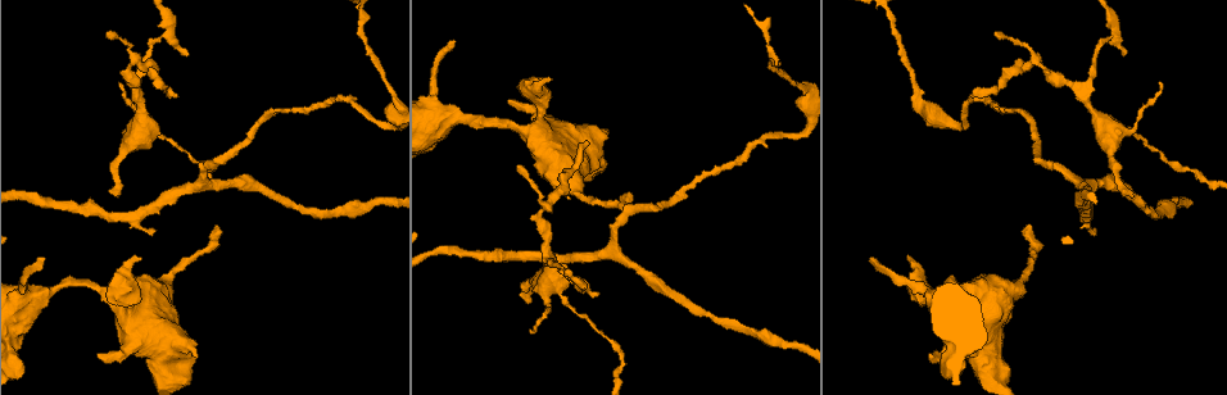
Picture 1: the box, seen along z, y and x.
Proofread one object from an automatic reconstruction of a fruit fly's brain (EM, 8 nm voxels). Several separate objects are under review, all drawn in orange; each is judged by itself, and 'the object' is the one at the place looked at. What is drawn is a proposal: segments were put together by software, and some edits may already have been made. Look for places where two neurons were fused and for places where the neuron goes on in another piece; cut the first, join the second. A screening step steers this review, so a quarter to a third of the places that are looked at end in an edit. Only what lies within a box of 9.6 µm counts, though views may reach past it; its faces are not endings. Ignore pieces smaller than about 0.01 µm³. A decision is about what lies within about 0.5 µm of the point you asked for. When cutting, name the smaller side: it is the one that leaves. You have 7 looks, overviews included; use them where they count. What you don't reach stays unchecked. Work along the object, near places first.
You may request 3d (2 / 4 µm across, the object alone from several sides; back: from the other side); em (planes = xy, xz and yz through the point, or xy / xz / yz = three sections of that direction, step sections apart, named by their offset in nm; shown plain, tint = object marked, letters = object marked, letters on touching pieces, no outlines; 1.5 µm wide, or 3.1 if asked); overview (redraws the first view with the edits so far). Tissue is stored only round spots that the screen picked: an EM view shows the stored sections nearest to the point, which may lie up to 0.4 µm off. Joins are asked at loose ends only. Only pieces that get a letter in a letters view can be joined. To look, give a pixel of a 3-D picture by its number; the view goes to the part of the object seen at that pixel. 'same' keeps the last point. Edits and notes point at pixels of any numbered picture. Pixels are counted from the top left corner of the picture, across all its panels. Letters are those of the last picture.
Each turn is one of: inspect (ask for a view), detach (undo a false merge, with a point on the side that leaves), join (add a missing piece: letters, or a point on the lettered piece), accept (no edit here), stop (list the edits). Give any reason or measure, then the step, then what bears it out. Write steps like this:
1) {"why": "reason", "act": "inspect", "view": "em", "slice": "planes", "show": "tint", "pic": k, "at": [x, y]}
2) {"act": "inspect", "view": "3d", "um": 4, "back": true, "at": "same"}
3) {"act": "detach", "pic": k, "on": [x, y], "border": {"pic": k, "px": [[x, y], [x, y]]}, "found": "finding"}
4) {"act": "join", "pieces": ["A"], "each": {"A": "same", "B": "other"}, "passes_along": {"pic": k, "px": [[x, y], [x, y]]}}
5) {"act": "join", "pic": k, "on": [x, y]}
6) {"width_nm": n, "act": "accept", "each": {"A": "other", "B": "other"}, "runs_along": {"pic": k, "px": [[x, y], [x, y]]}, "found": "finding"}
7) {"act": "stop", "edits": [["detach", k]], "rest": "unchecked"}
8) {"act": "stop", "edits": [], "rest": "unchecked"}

{"why": "an open end", "act": "inspect", "view": "em", "slice": "yz", "step": 8, "show": "letters", "pic": 1, "at": [585, 140]}

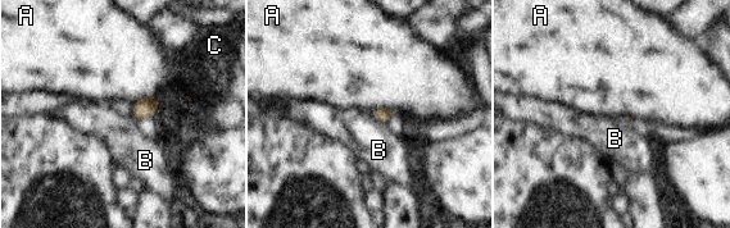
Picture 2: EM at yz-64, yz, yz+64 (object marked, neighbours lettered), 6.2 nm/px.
{"act": "accept", "each": {"A": "other", "B": "other", "C": "other"}, "border": {"pic": 2, "px": [[371, 112], [385, 123]]}, "found": "no lettered piece goes on from it"}

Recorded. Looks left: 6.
{"why": "free end", "act": "inspect", "view": "3d", "um": 4, "pic": 1, "at": [1132, 197]}

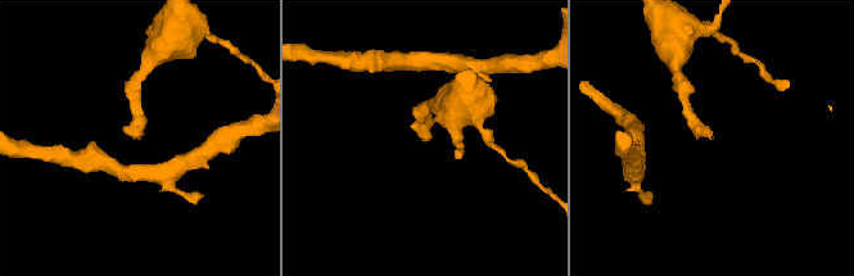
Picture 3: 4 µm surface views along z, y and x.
{"why": "need the tissue", "act": "inspect", "view": "em", "slice": "planes", "show": "letters", "pic": 3, "at": [138, 135]}

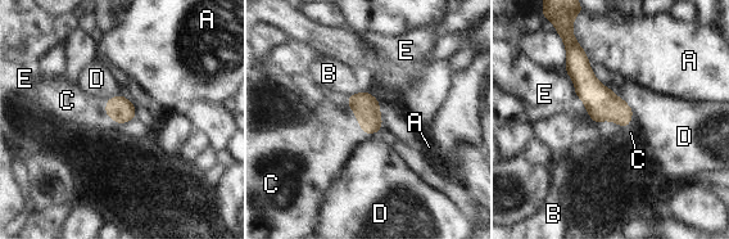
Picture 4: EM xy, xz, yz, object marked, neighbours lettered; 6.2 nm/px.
{"act": "join", "pieces": ["C"], "each": {"A": "other", "B": "other", "C": "same", "D": "other", "E": "other"}, "passes_along": {"pic": 4, "px": [[366, 108], [361, 126], [325, 143]]}, "found": "the neuron continues"}

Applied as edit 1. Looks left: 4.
{"act": "inspect", "view": "overview"}

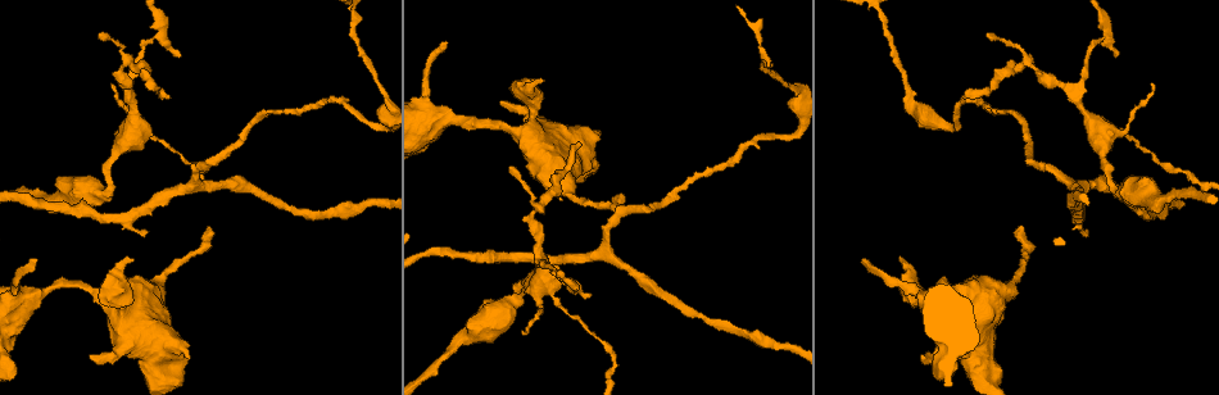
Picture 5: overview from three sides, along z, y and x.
{"why": "free end", "act": "inspect", "view": "3d", "um": 2, "pic": 5, "at": [900, 259]}

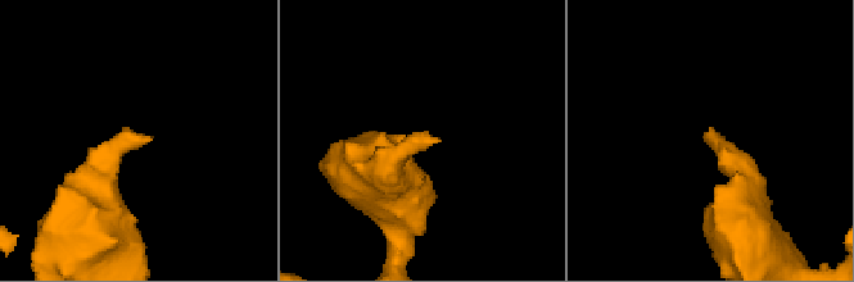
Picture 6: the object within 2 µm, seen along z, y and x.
{"why": "shape alone is not enough", "act": "inspect", "view": "em", "slice": "xz", "step": 8, "show": "tint", "pic": 6, "at": [712, 135]}

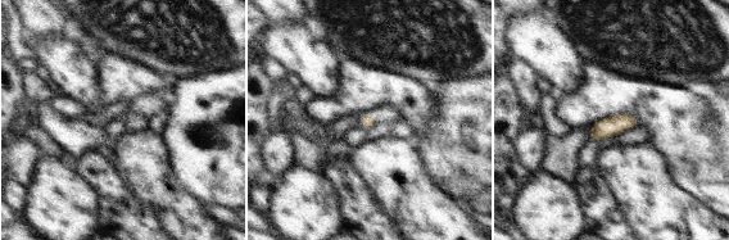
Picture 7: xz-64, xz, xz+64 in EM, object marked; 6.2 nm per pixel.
{"act": "inspect", "view": "em", "slice": "planes", "show": "letters", "at": "same"}

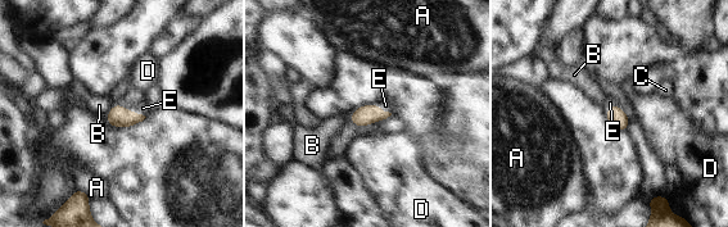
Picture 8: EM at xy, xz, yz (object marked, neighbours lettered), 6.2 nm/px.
{"act": "join", "pieces": ["E"], "each": {"A": "other", "B": "other", "C": "other", "D": "other", "E": "same"}, "passes_along": {"pic": 8, "px": [[118, 117], [131, 112], [143, 108]]}, "found": "the neuron continues"}

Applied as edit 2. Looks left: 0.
{"act": "stop", "edits": [["join", 4], ["join", 8]], "rest": "unchecked"}

